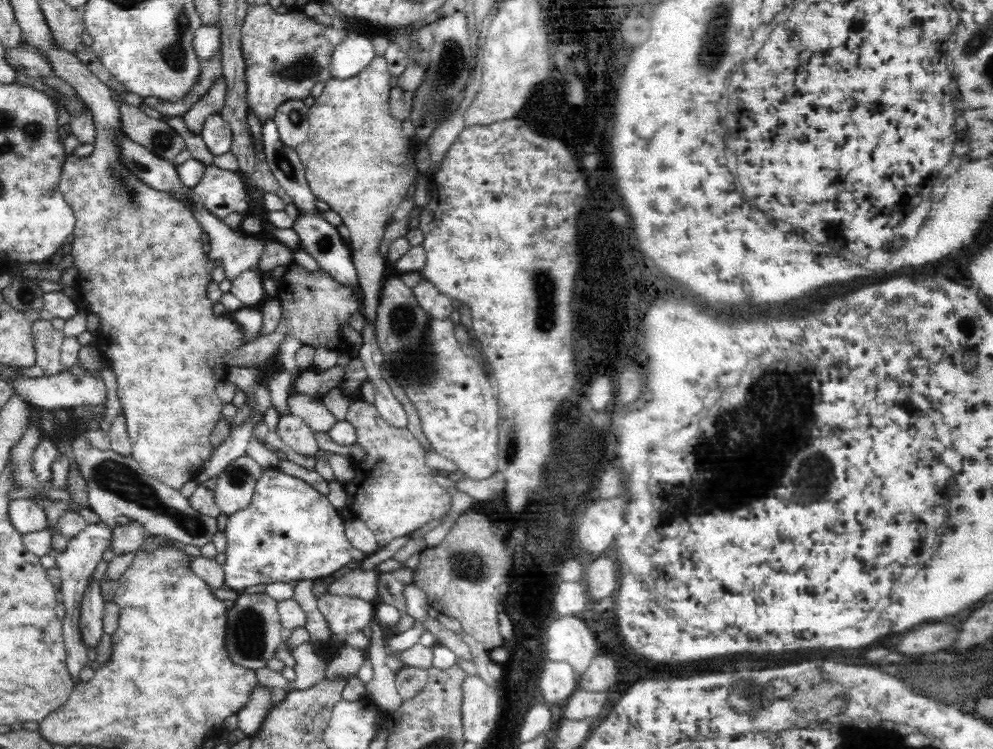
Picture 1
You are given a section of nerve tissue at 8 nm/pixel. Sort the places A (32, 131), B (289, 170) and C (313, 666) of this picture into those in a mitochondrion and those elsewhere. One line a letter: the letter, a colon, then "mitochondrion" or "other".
A: mitochondrion
B: mitochondrion
C: other

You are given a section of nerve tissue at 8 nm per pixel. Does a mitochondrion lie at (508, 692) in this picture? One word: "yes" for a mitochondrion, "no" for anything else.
no

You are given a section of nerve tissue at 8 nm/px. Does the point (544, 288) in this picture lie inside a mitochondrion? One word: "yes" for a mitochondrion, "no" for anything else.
yes

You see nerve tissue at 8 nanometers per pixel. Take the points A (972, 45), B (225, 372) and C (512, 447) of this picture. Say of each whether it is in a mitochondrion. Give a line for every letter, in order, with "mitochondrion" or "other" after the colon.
A: mitochondrion
B: other
C: mitochondrion

